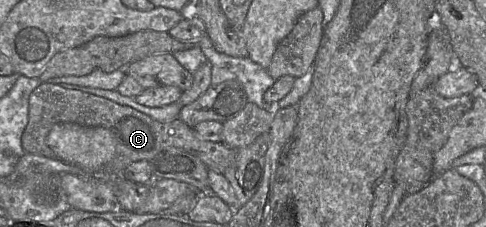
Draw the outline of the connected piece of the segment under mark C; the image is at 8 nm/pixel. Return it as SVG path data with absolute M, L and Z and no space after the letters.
M41 83L29 97L28 123L21 138L24 152L55 158L54 152L46 143L46 138L51 128L59 123L105 127L112 131L116 138L115 155L102 167L102 172L92 173L102 177L122 177L122 172L129 164L140 160L150 161L160 151L169 147L183 149L197 156L208 169L223 173L233 163L235 150L237 150L222 142L202 139L180 118L169 123L160 122L130 106L121 105L94 94L77 89L66 89L60 84Z

